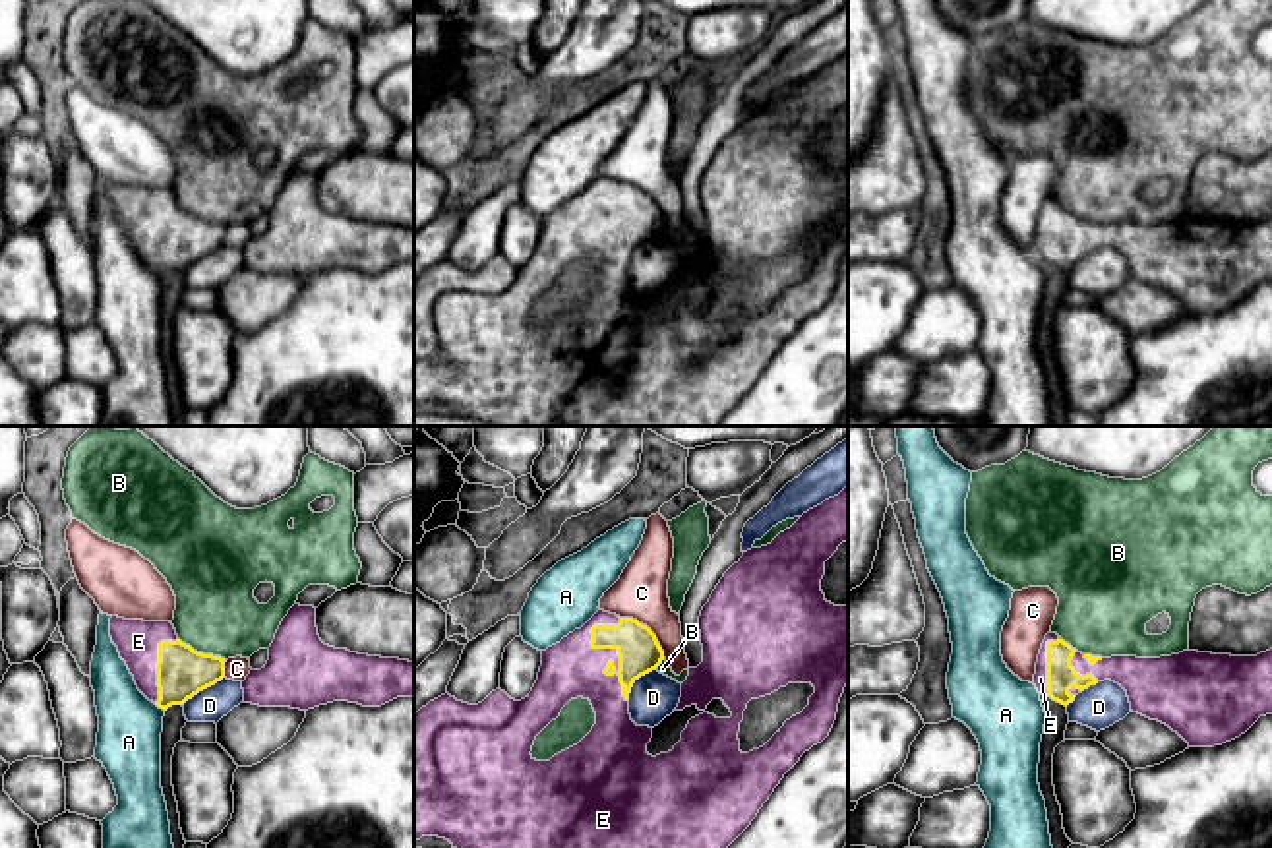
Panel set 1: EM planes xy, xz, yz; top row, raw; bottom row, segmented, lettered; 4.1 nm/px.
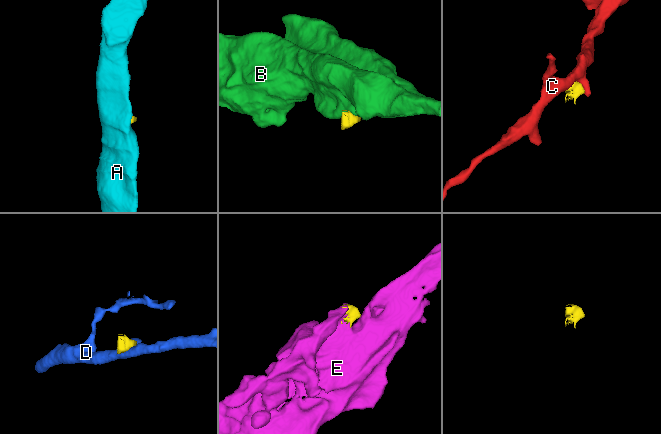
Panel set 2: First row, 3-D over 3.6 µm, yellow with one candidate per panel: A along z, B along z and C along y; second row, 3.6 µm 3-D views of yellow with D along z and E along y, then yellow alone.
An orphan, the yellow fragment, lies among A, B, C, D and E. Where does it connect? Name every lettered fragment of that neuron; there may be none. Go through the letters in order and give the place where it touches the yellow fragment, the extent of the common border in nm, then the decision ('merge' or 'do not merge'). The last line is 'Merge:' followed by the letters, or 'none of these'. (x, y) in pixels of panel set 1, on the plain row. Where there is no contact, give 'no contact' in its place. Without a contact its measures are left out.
A: xy (159, 273) | 60 nm | do not merge
B: xy (202, 219) | 220 nm | do not merge
C: xz (647, 194) | 260 nm | do not merge
D: xy (202, 256) | 220 nm | do not merge
E: xz (605, 213) | 360 nm | merge
Merge: E

